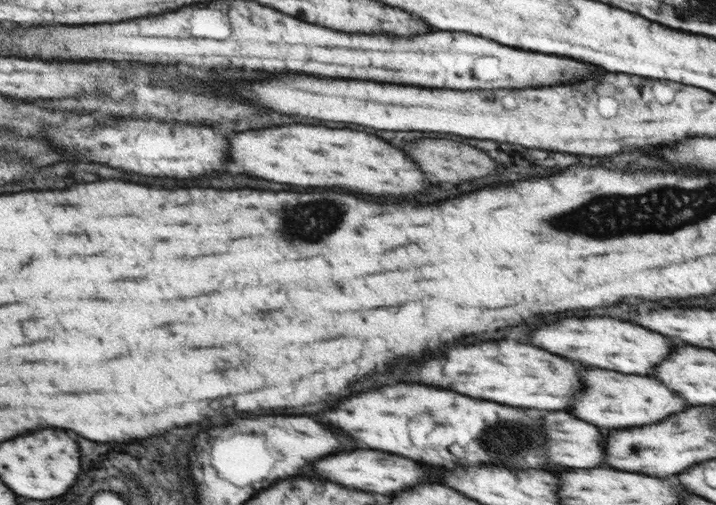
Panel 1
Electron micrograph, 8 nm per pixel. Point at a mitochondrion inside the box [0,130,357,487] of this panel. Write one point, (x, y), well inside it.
(301, 224)

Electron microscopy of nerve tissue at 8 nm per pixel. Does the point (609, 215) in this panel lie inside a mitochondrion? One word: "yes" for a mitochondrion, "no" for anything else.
yes

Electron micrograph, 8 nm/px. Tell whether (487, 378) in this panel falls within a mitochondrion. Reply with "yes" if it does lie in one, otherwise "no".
no

